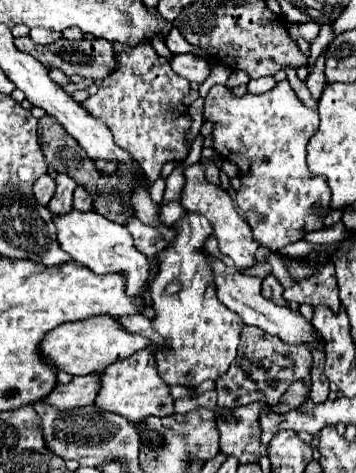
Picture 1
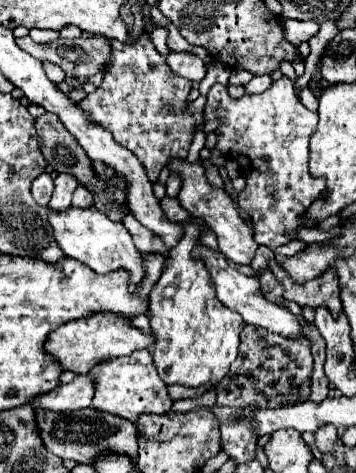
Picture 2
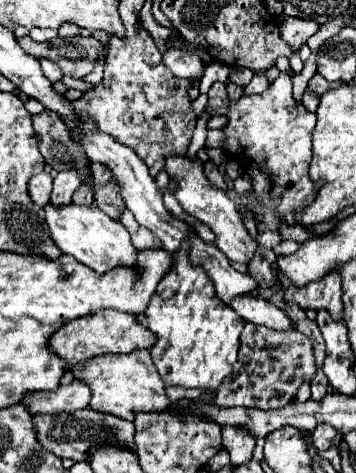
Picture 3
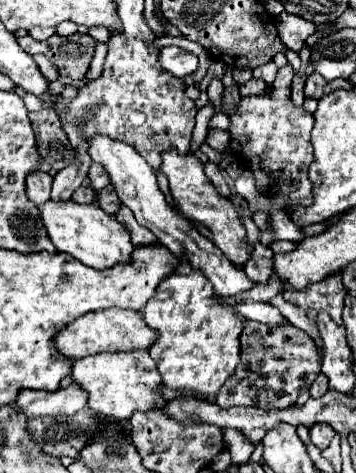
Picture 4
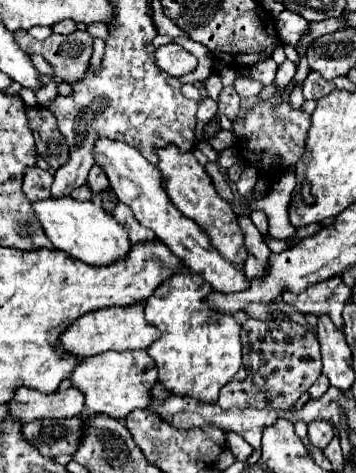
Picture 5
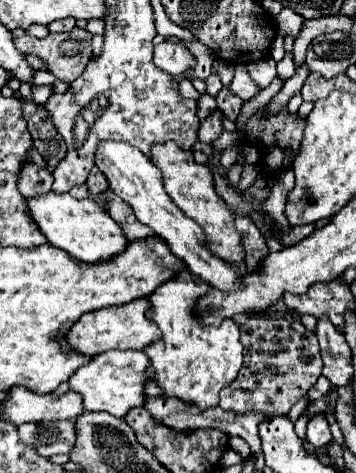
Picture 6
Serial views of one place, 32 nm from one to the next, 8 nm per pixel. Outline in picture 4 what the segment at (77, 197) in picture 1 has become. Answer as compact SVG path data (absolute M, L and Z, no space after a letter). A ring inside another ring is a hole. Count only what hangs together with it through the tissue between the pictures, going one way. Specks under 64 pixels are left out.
M82 184L82 186L74 192L72 200L78 202L78 204L92 204L92 202L94 202L94 190L92 190L88 184Z

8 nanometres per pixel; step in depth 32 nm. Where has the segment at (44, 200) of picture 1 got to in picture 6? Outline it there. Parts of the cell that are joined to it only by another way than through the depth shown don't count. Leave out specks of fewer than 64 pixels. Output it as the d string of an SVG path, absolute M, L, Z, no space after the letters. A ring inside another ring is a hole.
M34 162L26 164L22 168L22 174L20 174L20 192L26 196L26 198L36 198L36 196L44 196L50 192L52 188L52 174L40 166L36 166Z

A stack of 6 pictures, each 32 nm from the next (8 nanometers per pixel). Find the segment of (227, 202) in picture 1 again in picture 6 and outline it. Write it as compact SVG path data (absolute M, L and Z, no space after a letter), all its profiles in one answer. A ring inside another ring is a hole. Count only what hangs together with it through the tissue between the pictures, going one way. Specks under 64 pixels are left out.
M172 142L152 146L152 156L154 156L154 164L160 168L160 172L164 176L166 194L174 200L174 204L188 218L192 218L194 222L198 222L204 228L206 238L208 238L208 250L218 254L226 262L232 262L232 264L242 262L246 254L242 248L242 238L234 226L234 214L228 208L228 204L220 196L216 196L210 170L204 164L198 164L190 150L184 152Z

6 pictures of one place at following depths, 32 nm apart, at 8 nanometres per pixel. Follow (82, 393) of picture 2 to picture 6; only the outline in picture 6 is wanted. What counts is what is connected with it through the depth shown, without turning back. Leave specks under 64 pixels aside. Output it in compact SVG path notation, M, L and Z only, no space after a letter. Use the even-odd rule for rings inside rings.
M12 388L8 400L4 400L4 418L20 426L24 422L42 422L42 420L66 420L76 418L84 412L82 396L68 390L62 396L38 394L28 388Z

